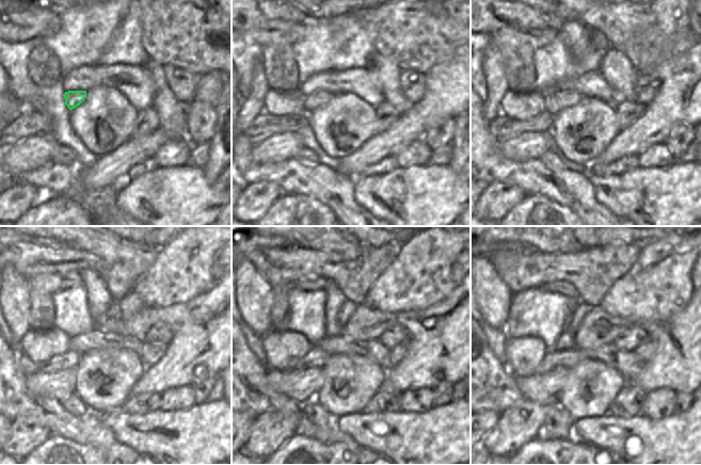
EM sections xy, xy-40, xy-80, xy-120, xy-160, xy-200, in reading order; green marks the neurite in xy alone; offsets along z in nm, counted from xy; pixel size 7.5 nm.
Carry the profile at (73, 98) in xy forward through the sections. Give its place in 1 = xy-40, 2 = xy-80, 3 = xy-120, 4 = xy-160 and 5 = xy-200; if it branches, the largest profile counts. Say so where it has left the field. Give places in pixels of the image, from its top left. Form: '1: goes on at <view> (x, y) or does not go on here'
1: goes on at xy-40 (313, 101)
2: goes on at xy-80 (556, 100)
3: goes on at xy-120 (96, 338)
4: goes on at xy-160 (339, 345)
5: goes on at xy-200 (626, 363)

